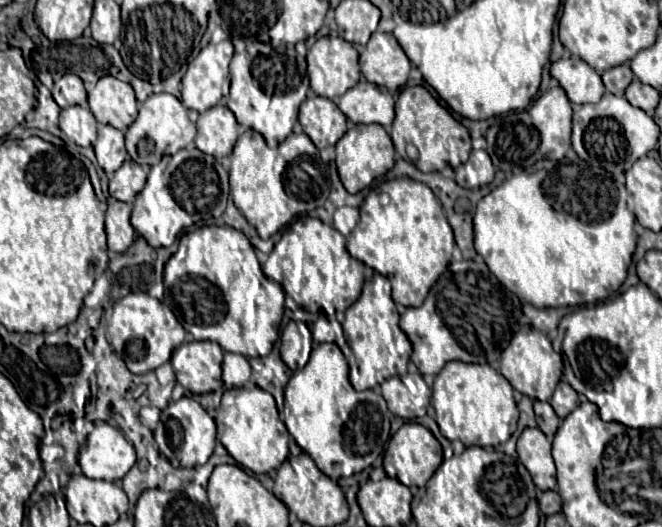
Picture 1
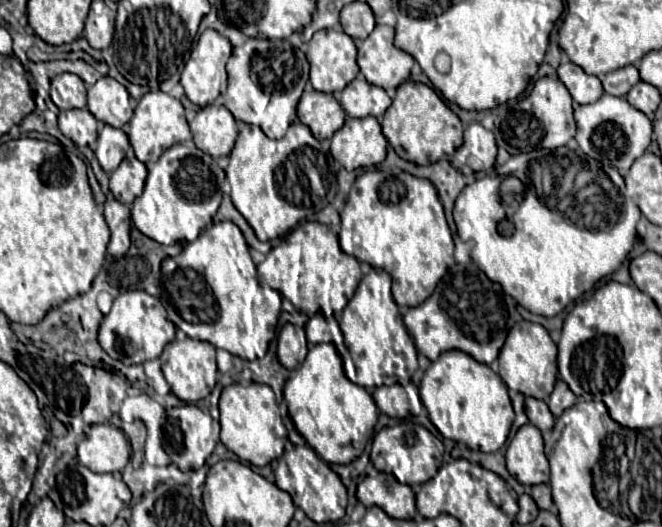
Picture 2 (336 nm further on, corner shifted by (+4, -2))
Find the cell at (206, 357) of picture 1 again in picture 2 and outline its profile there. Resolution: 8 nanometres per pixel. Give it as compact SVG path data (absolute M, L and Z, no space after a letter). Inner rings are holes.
M192 338L174 340L164 348L160 362L162 362L162 374L170 384L172 394L184 402L198 402L206 398L216 384L218 373L216 352L214 352L214 346L208 342L200 342ZM210 358L212 358L212 366L210 366Z

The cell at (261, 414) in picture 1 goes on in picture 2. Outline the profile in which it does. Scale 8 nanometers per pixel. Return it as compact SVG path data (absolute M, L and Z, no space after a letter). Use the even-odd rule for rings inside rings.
M230 384L222 390L219 399L219 423L222 426L220 440L240 460L254 466L266 466L284 452L287 430L274 398L274 392L266 384Z

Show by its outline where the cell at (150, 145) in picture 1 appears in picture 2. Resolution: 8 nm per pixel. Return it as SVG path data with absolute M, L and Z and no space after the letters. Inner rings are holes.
M160 90L144 94L134 110L134 118L128 124L128 138L130 138L130 144L132 144L138 160L156 162L160 158L160 154L164 150L168 150L170 146L192 140L188 122L184 118L184 106L180 104L180 100L176 100L170 94L160 92Z

